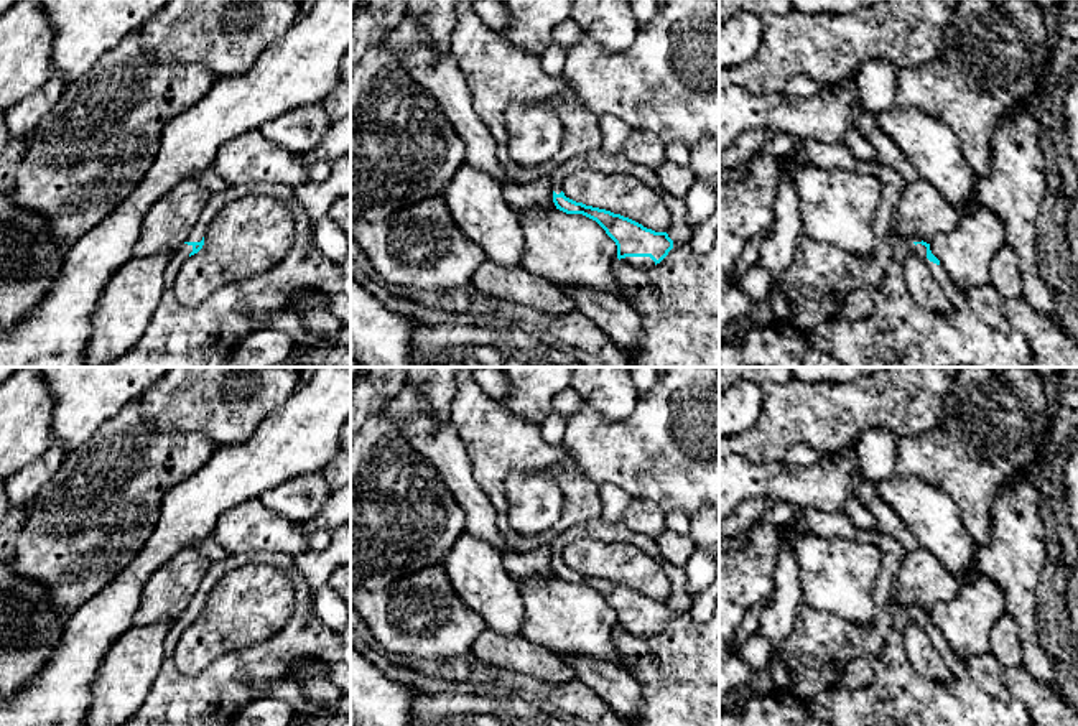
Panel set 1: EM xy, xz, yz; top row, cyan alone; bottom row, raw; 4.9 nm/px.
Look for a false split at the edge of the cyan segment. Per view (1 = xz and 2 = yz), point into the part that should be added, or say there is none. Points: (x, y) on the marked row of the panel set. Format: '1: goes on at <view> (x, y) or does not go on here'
1: goes on at xz (680, 231)
2: goes on at yz (899, 333)

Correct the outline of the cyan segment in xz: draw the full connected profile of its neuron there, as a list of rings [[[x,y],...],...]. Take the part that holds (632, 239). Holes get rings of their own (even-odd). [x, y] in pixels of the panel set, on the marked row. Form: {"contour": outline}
{"contour": [[[602,150],[583,153],[565,161],[551,175],[553,202],[556,209],[566,214],[583,214],[596,221],[617,245],[617,258],[635,267],[650,268],[660,263],[673,247],[690,244],[695,226],[690,224],[688,207],[685,199],[668,193],[653,168],[635,163],[624,153],[609,155]],[[578,170],[592,170],[601,173],[624,173],[639,178],[644,184],[653,189],[670,211],[670,229],[655,232],[642,224],[614,214],[606,209],[586,206],[565,196],[563,181]]]}

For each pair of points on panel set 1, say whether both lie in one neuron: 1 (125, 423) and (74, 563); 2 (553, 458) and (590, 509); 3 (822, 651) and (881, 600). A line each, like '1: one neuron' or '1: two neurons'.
1: one neuron
2: one neuron
3: one neuron

